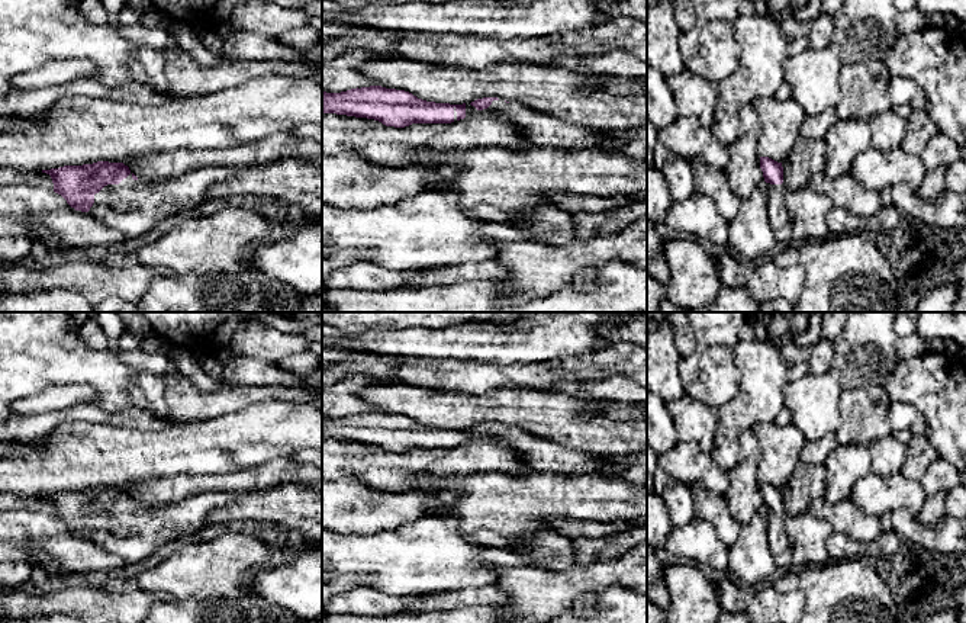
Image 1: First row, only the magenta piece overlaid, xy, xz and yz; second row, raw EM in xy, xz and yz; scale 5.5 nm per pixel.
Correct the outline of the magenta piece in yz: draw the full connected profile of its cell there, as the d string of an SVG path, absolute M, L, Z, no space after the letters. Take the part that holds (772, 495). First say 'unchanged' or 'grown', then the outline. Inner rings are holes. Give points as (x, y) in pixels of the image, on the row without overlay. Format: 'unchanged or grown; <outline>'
grown; M760 482L760 494L767 514L769 547L772 555L777 558L789 545L788 534L783 527L783 521L788 517L783 508L783 492L782 488L769 482Z

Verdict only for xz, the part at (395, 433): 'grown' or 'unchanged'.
grown

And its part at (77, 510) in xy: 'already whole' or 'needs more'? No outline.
needs more

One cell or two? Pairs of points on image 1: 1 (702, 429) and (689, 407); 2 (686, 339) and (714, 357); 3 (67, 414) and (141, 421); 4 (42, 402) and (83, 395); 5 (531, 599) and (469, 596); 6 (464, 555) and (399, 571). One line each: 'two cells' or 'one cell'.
1: one cell
2: two cells
3: one cell
4: one cell
5: two cells
6: one cell

